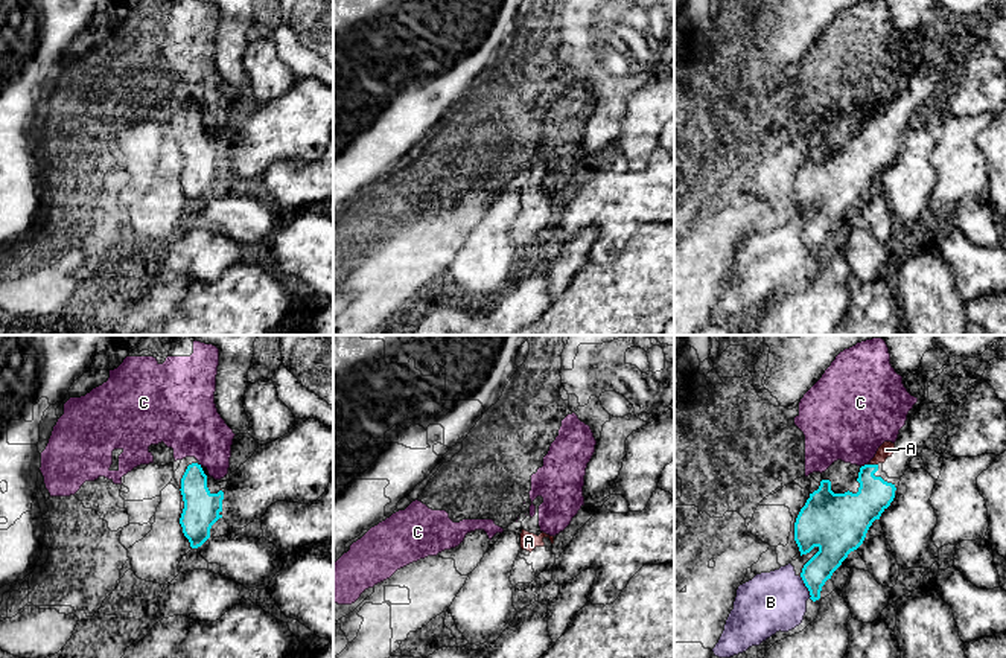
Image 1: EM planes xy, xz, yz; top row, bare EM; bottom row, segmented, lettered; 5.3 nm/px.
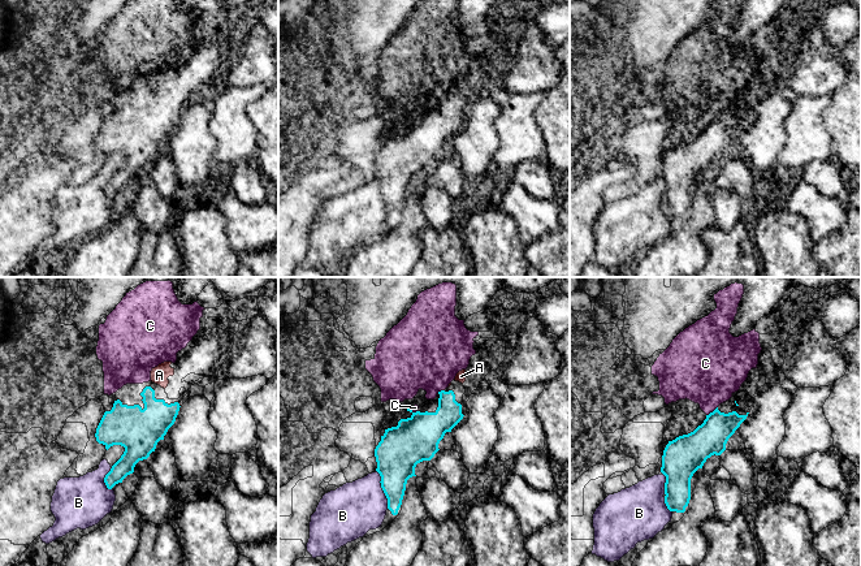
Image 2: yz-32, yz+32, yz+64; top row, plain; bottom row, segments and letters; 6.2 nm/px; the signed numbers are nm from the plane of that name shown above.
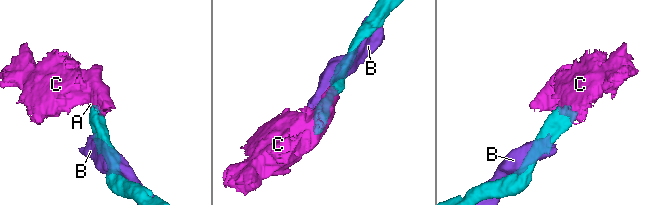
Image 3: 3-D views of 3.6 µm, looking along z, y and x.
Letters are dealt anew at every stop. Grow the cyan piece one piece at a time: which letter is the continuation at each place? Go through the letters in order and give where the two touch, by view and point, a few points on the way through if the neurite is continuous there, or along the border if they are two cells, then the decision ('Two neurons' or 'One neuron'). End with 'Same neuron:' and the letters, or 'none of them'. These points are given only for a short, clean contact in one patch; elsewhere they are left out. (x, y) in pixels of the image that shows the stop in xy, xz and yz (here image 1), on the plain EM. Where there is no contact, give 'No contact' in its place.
A: Touches cyan at yz (874, 124). Path across: yz (874, 154), (874, 124), (886, 108). One neuron
B: Touches cyan at yz (805, 244). Two neurons
C: Touches cyan at yz (865, 124). Boundary: yz (866, 122), (862, 125). Two neurons
Same neuron: A

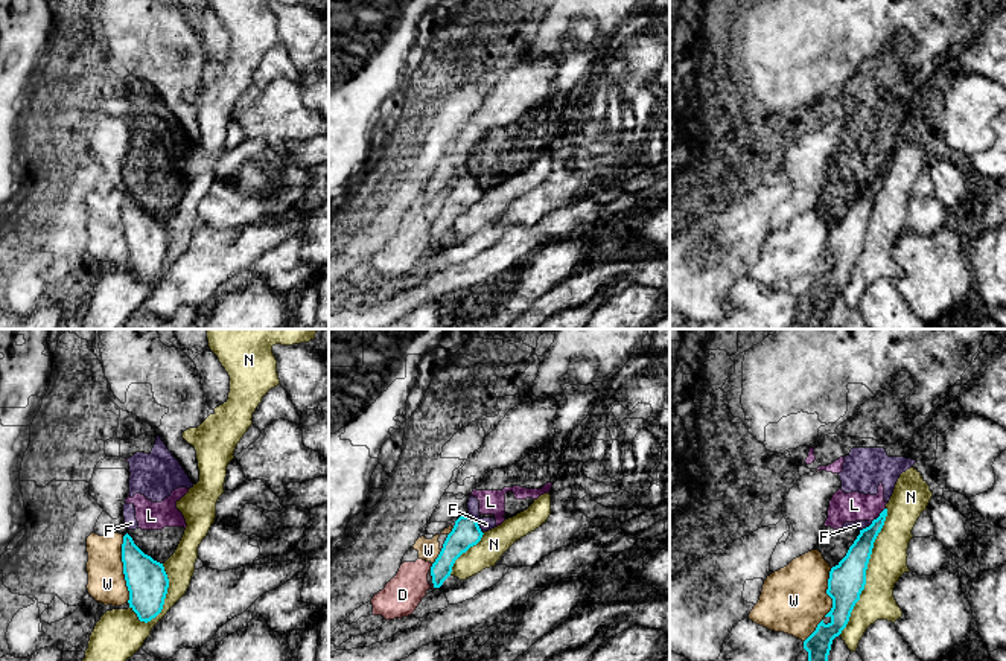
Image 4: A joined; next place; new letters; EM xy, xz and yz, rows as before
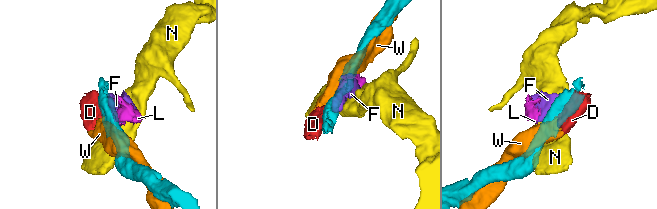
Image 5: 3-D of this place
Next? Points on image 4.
D: Touches cyan at xz (431, 226). Two neurons
F: Touches cyan at xz (477, 183). Boundary: xz (469, 172), (483, 192). Two neurons
L: Touches cyan at yz (880, 174). Boundary: yz (885, 166), (872, 180). Two neurons
N: Touches cyan at yz (865, 230). Two neurons
W: Touches cyan at xy (124, 229). Two neurons
Same neuron: none of them

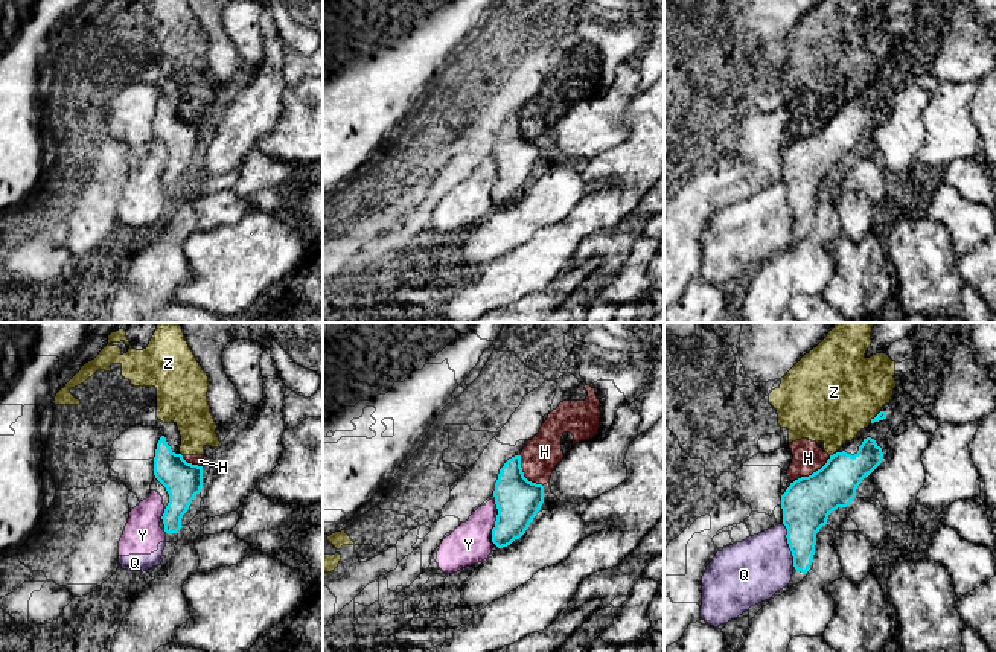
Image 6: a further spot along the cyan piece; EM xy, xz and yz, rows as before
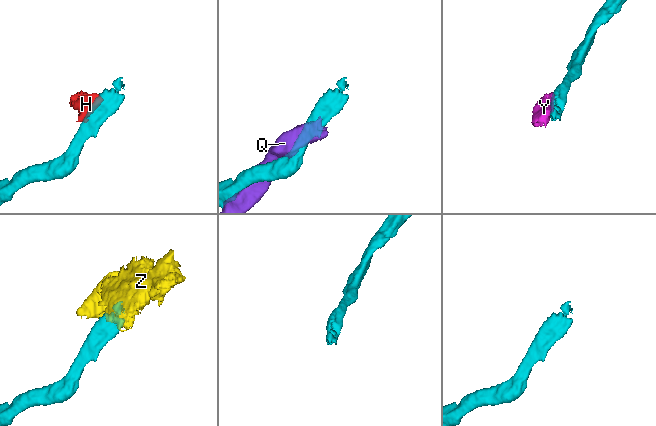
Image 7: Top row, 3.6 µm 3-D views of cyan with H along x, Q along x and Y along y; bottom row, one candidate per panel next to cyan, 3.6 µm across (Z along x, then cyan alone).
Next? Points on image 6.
H: Touches cyan at xz (523, 134). Boundary: xz (520, 115), (523, 133), (542, 145). Two neurons
Q: Touches cyan at yz (788, 201). Two neurons
Y: Touches cyan at xy (163, 172). Two neurons
Z: Touches cyan at yz (833, 113). Two neurons
Same neuron: none of them

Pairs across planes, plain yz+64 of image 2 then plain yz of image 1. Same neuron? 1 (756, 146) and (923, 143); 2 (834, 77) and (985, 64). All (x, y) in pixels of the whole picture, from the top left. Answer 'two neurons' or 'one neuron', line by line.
1: one neuron
2: one neuron

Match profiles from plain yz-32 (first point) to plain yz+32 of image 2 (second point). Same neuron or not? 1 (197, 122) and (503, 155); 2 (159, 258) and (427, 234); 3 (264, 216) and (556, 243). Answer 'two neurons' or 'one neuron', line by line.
1: two neurons
2: one neuron
3: two neurons

